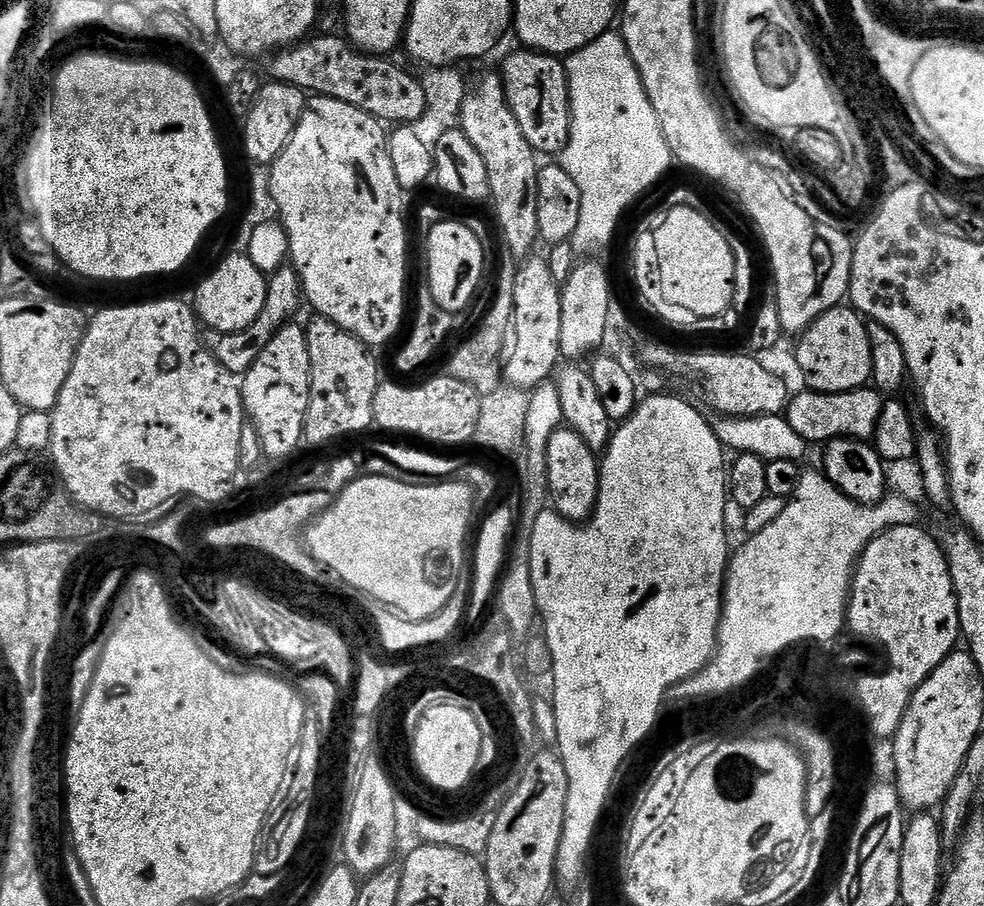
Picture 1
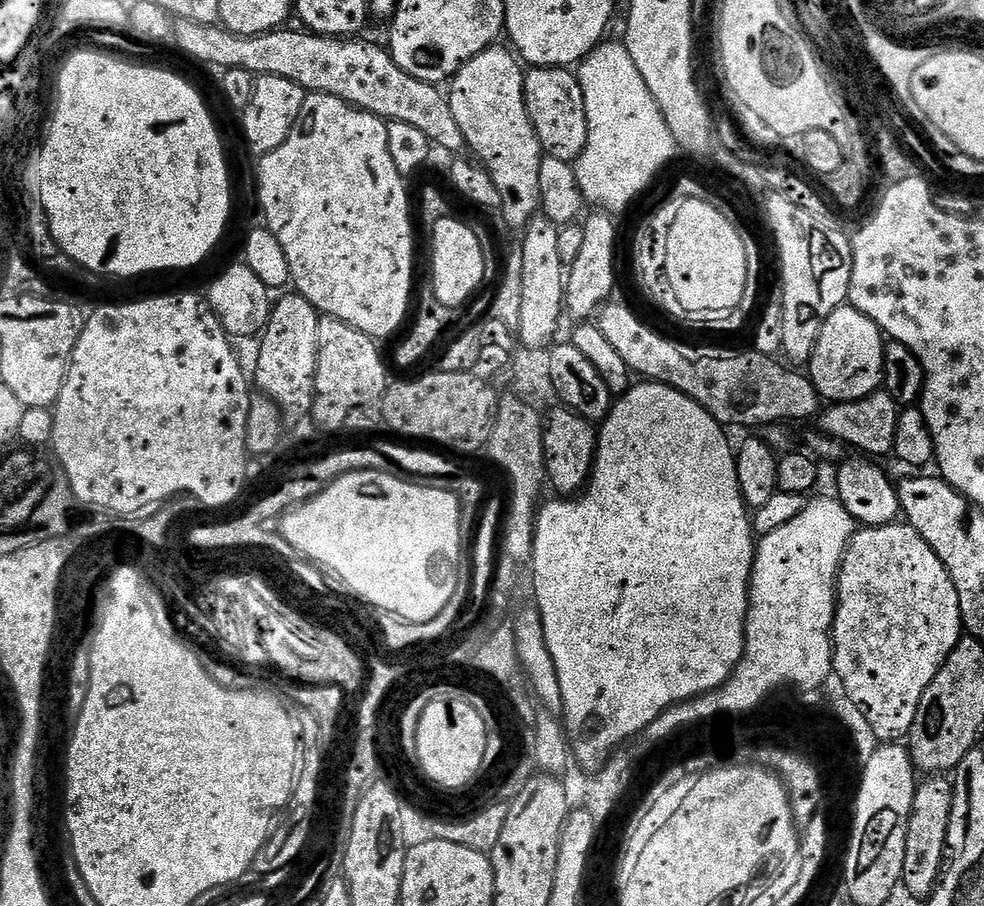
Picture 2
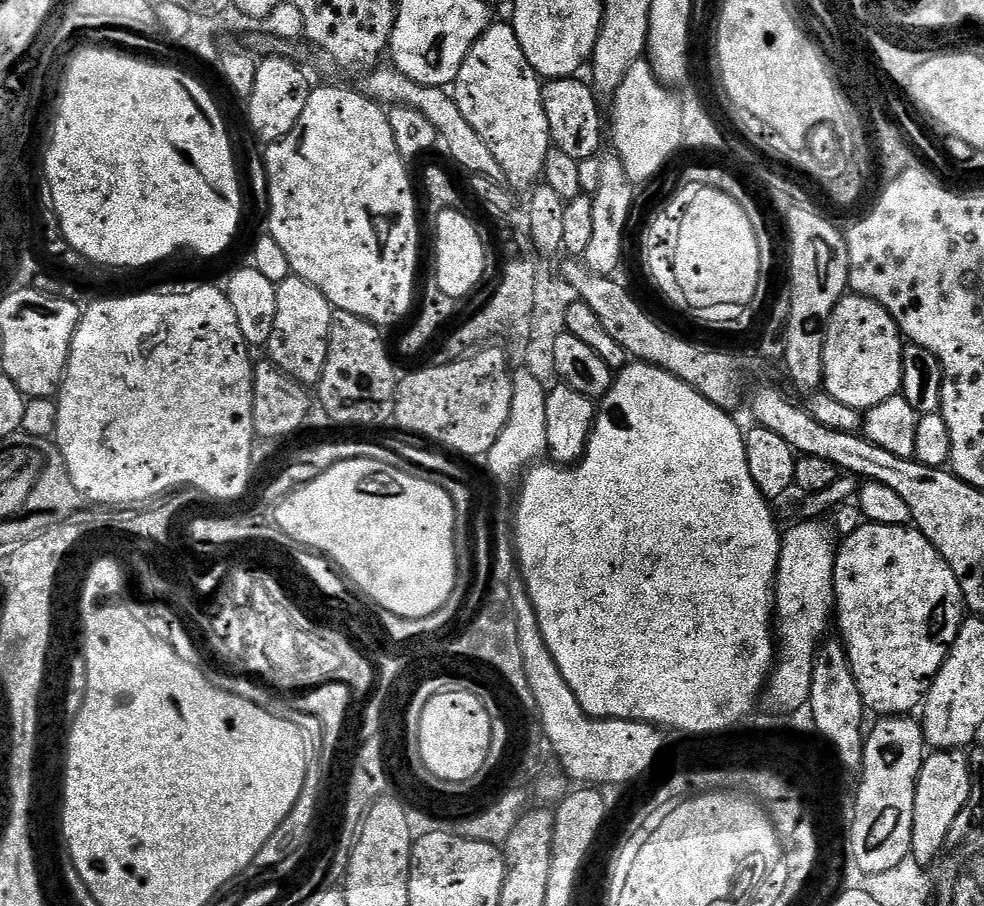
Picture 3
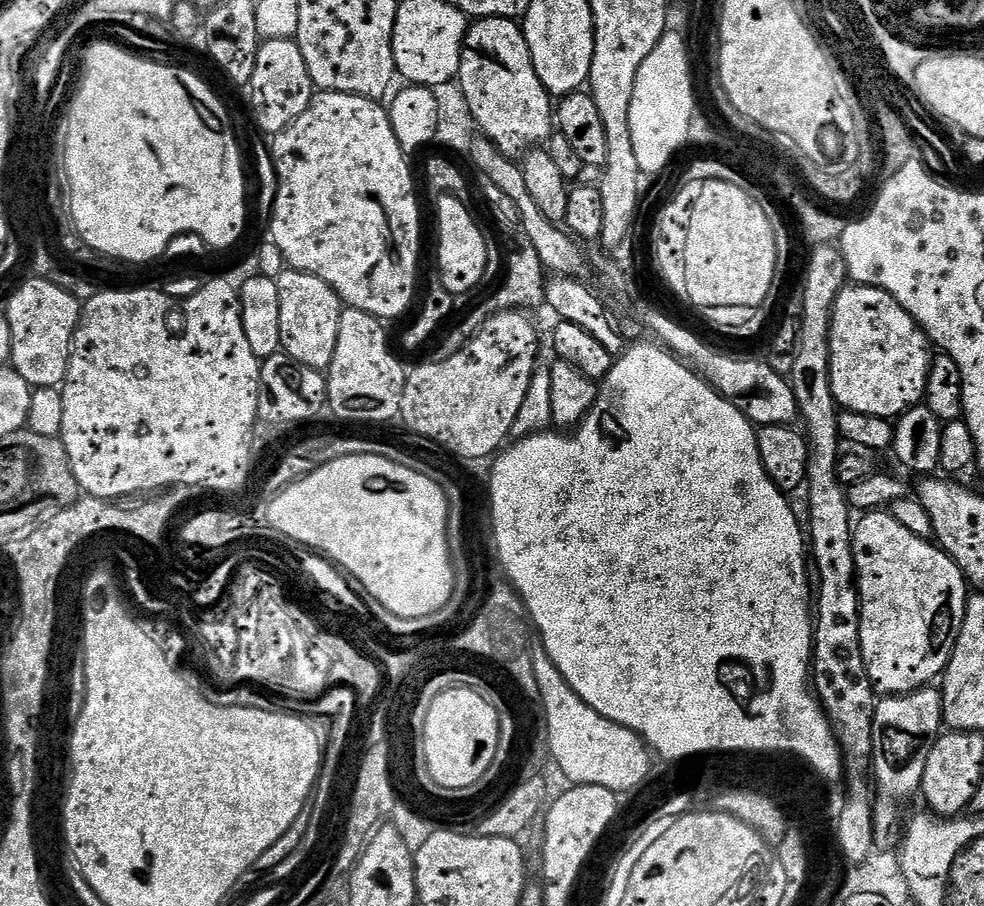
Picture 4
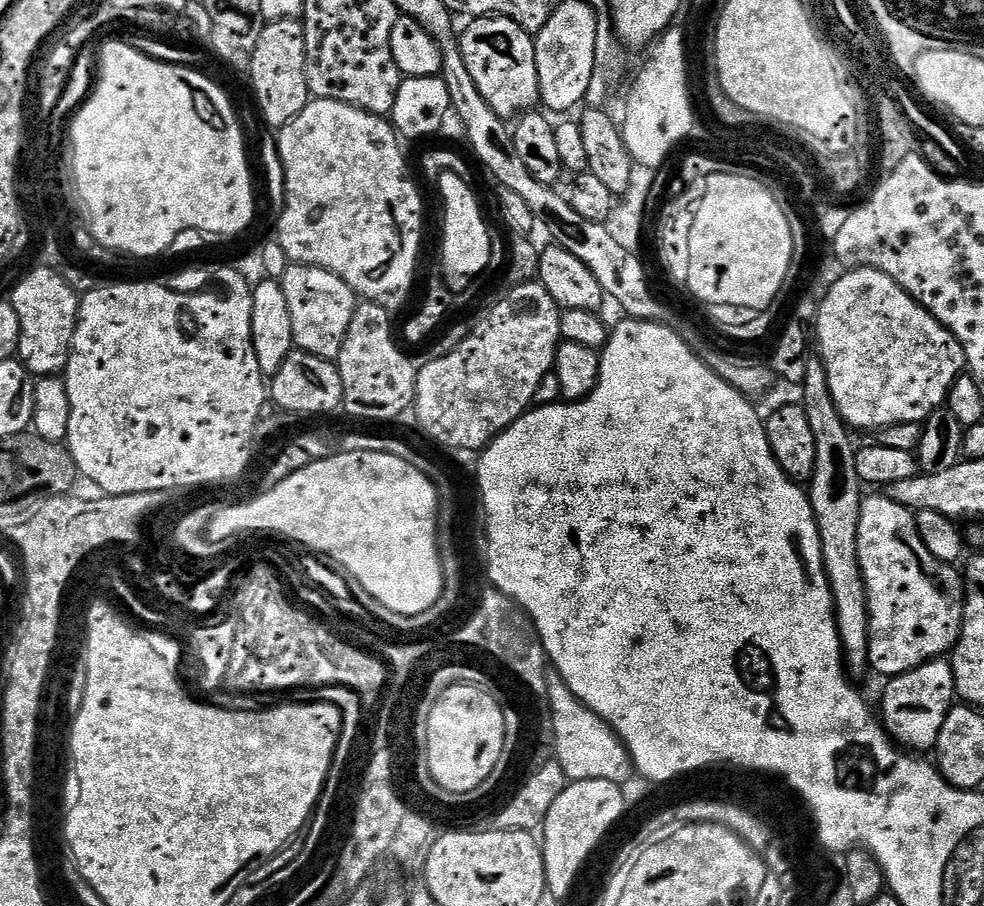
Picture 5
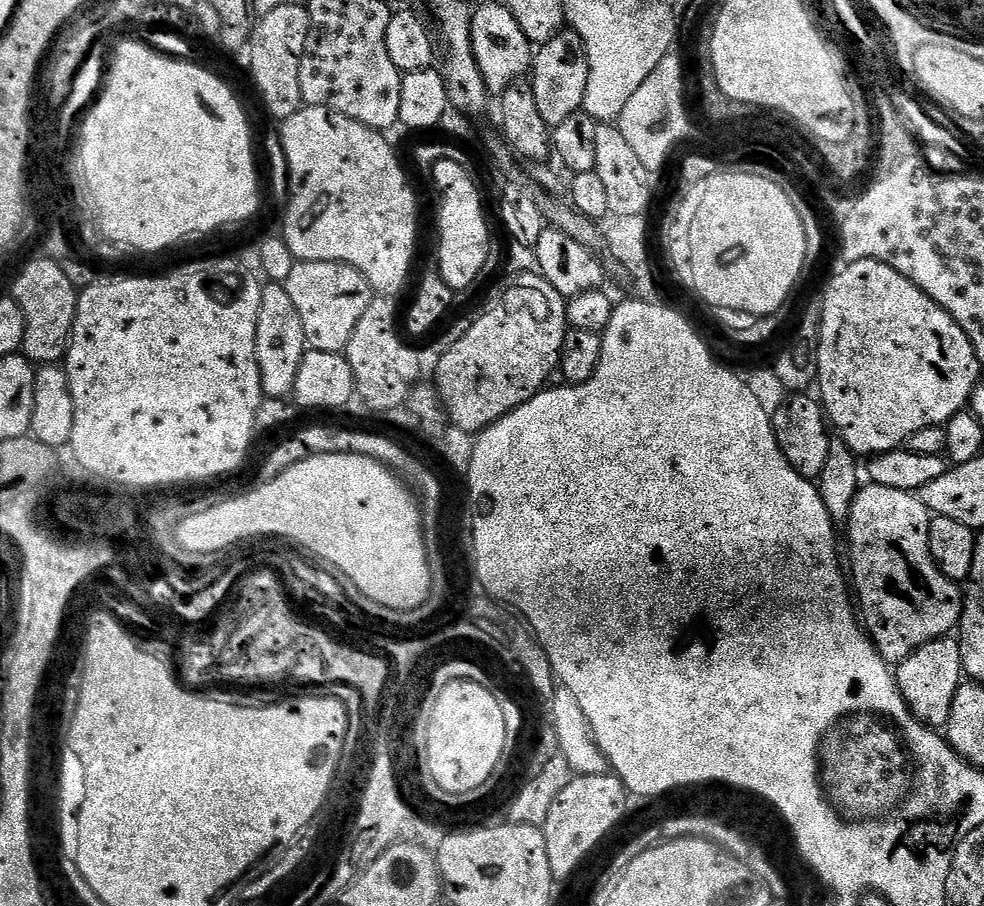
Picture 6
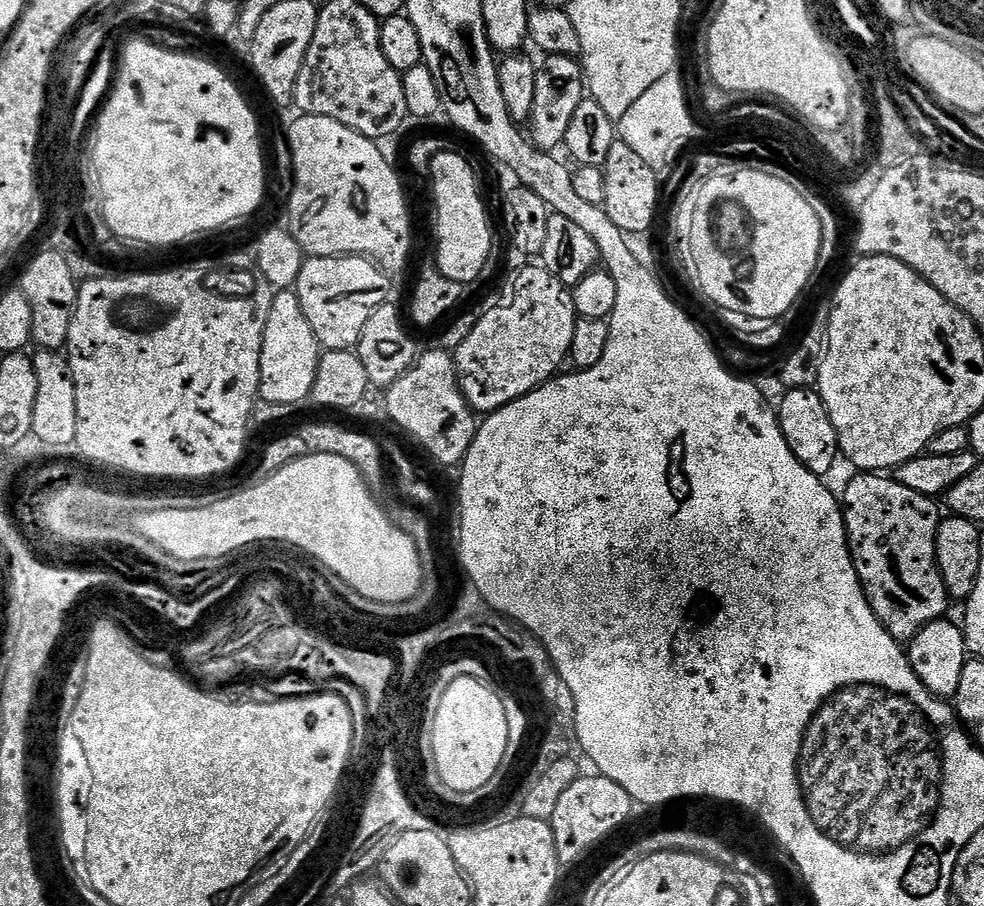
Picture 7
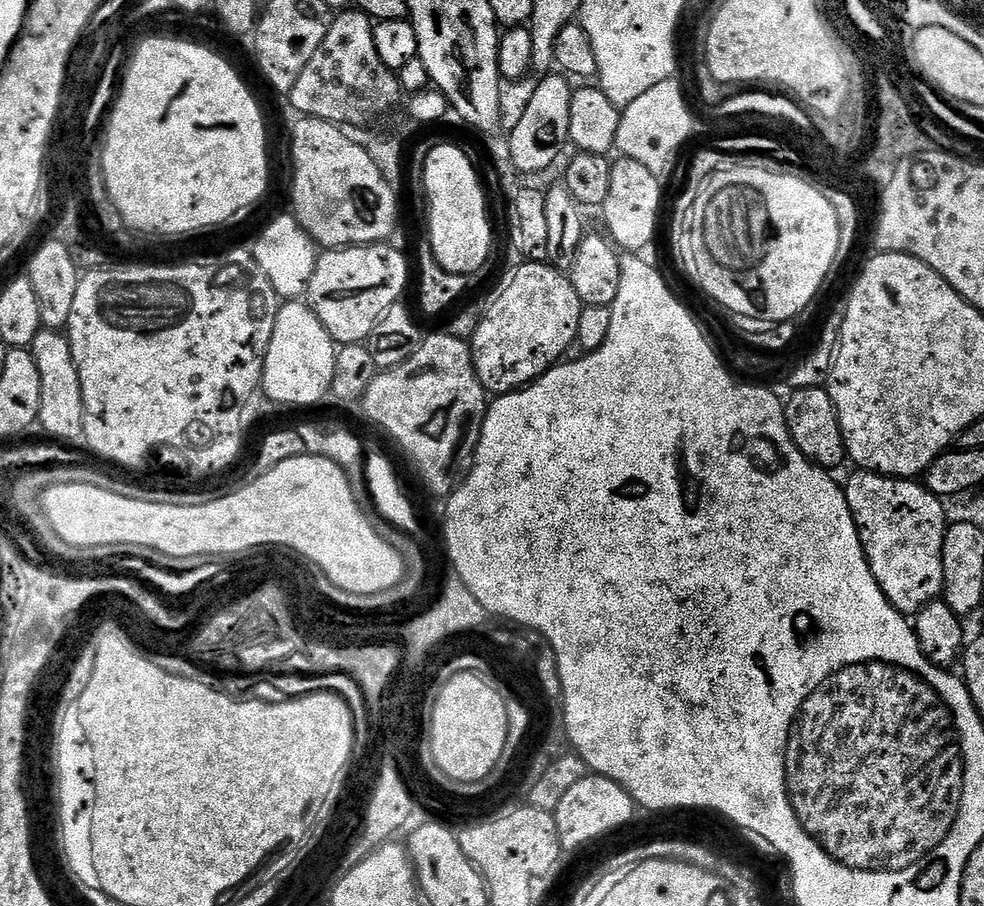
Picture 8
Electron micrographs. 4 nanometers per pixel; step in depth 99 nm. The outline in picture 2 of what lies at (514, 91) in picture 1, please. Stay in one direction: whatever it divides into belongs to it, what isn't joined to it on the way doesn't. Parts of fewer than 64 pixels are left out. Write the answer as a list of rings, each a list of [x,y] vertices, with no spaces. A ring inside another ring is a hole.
[[[529,67],[524,77],[524,97],[541,149],[554,158],[575,162],[586,150],[588,141],[586,110],[577,73],[568,68]]]

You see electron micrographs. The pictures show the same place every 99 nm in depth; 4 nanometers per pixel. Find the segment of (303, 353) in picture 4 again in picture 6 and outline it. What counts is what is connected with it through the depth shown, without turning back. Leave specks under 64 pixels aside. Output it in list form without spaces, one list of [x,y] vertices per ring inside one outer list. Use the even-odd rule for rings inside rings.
[[[297,260],[290,270],[290,278],[286,278],[282,283],[286,294],[290,294],[294,307],[298,309],[298,318],[302,318],[305,345],[314,352],[343,353],[350,342],[350,334],[354,334],[354,326],[358,326],[358,318],[362,318],[366,306],[370,306],[370,302],[374,299],[372,287],[359,270],[334,262]]]

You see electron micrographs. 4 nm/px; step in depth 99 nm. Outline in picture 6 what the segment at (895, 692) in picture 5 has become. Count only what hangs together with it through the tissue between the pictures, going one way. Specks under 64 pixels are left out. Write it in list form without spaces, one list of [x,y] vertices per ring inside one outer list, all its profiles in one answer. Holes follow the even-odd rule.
[[[949,634],[926,642],[926,646],[918,646],[914,654],[895,665],[894,675],[908,709],[924,724],[943,729],[950,718],[950,706],[954,706],[954,694],[958,694],[964,676],[959,639]]]

